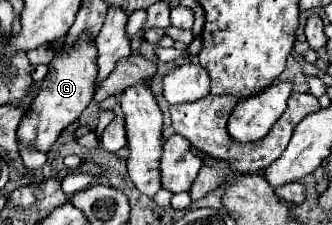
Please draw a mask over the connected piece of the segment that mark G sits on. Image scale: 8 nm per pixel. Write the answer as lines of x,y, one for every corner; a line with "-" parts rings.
83,40
83,44
75,44
71,52
63,46
53,46
55,58
49,64
49,74
43,84
43,92
33,100
31,108
25,112
19,128
17,128
17,142
25,146
33,146
41,152
49,152
59,134
73,124
87,104
93,100
95,94
95,76
97,76
97,52
93,40

